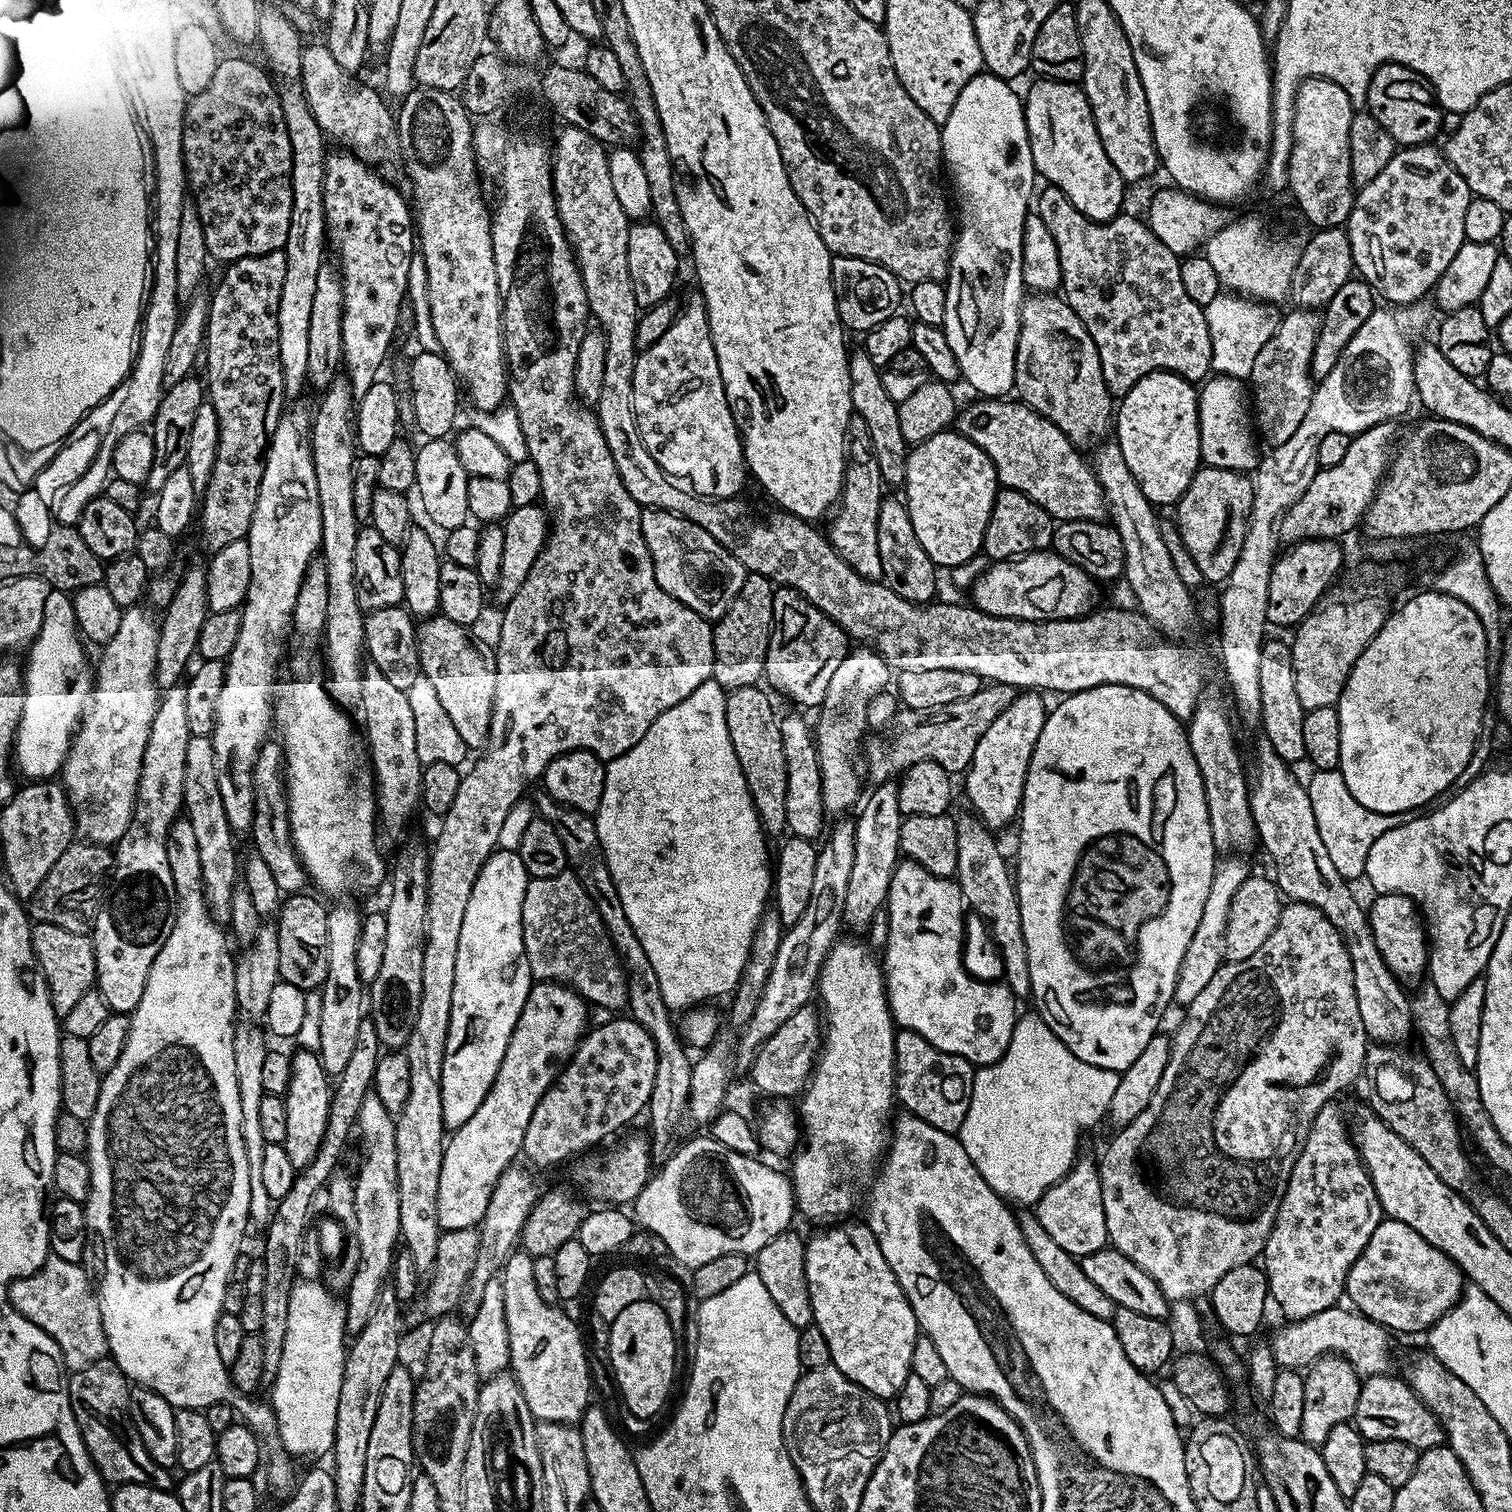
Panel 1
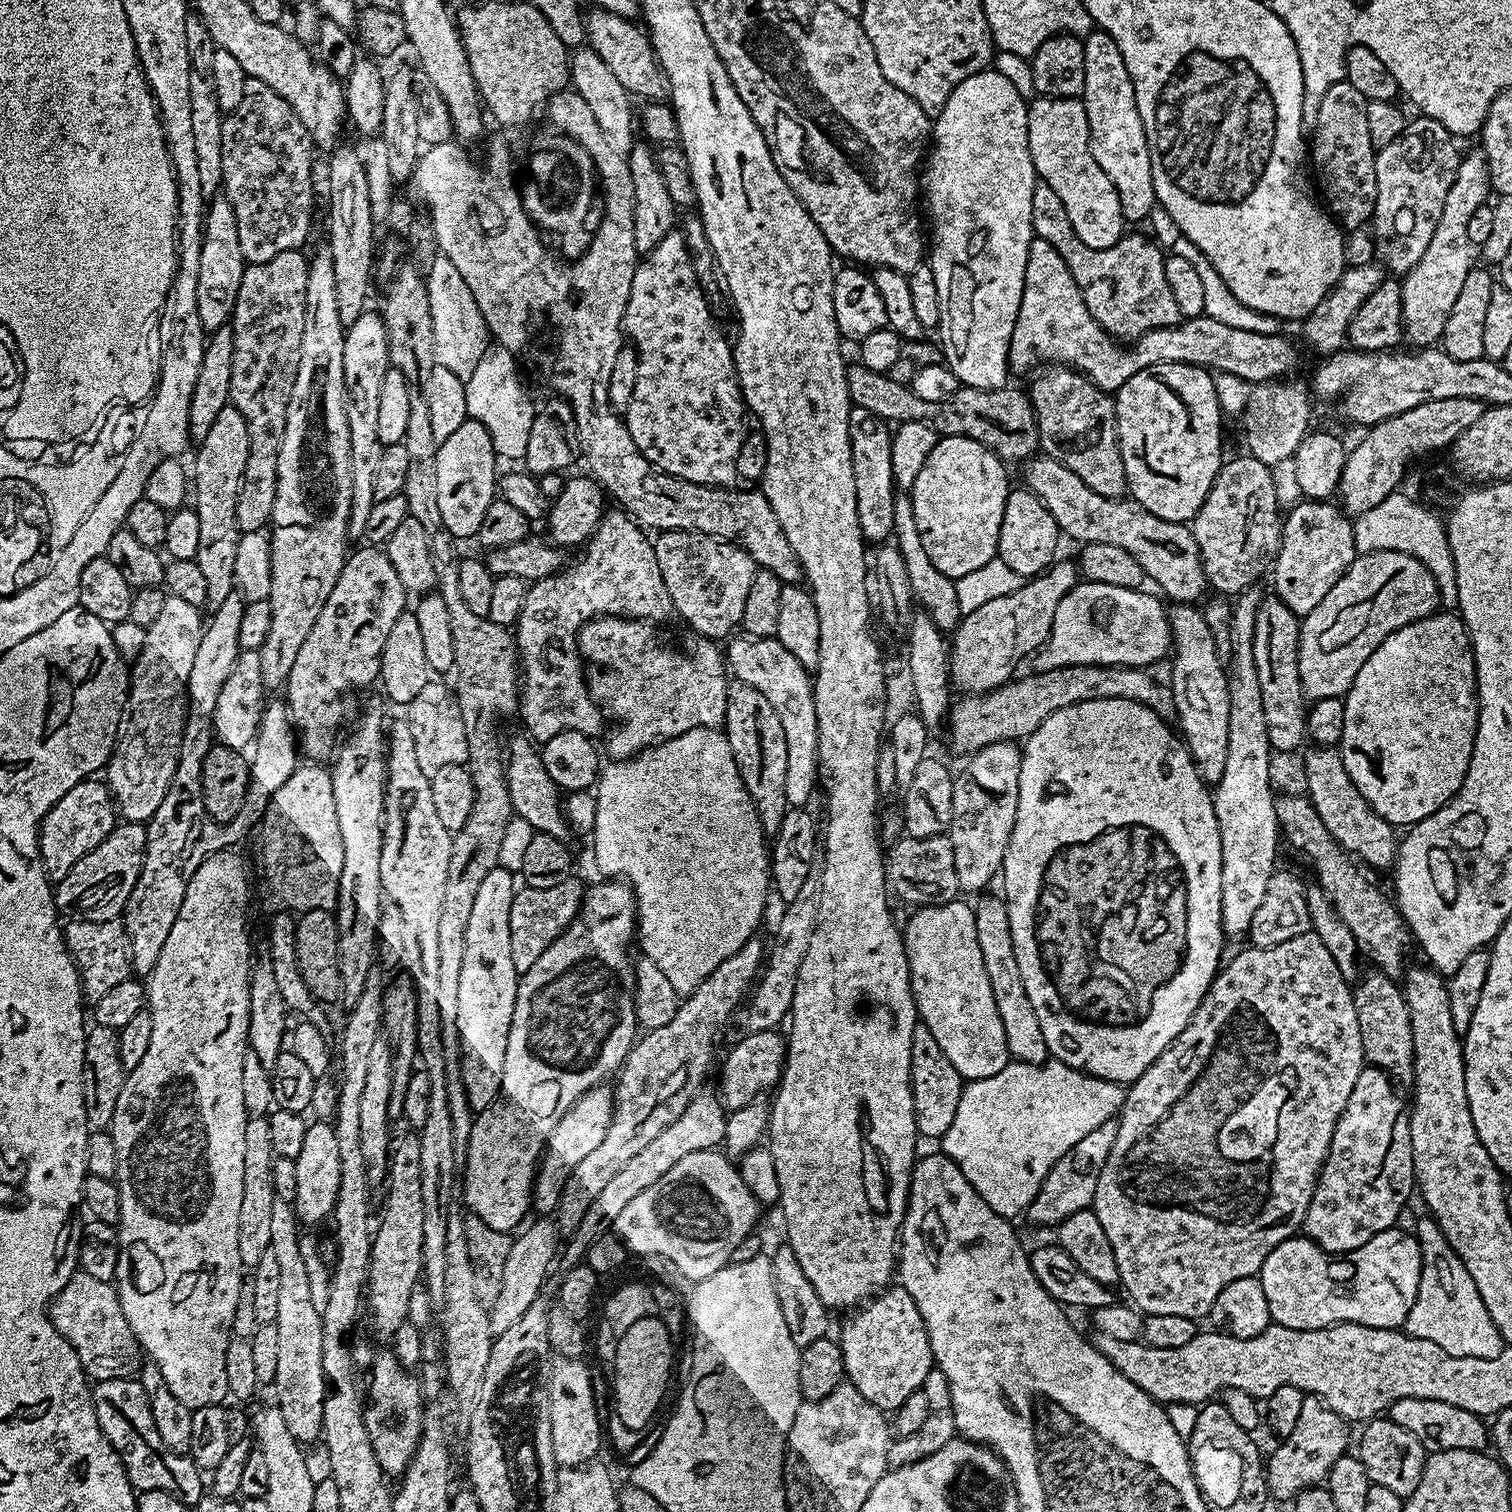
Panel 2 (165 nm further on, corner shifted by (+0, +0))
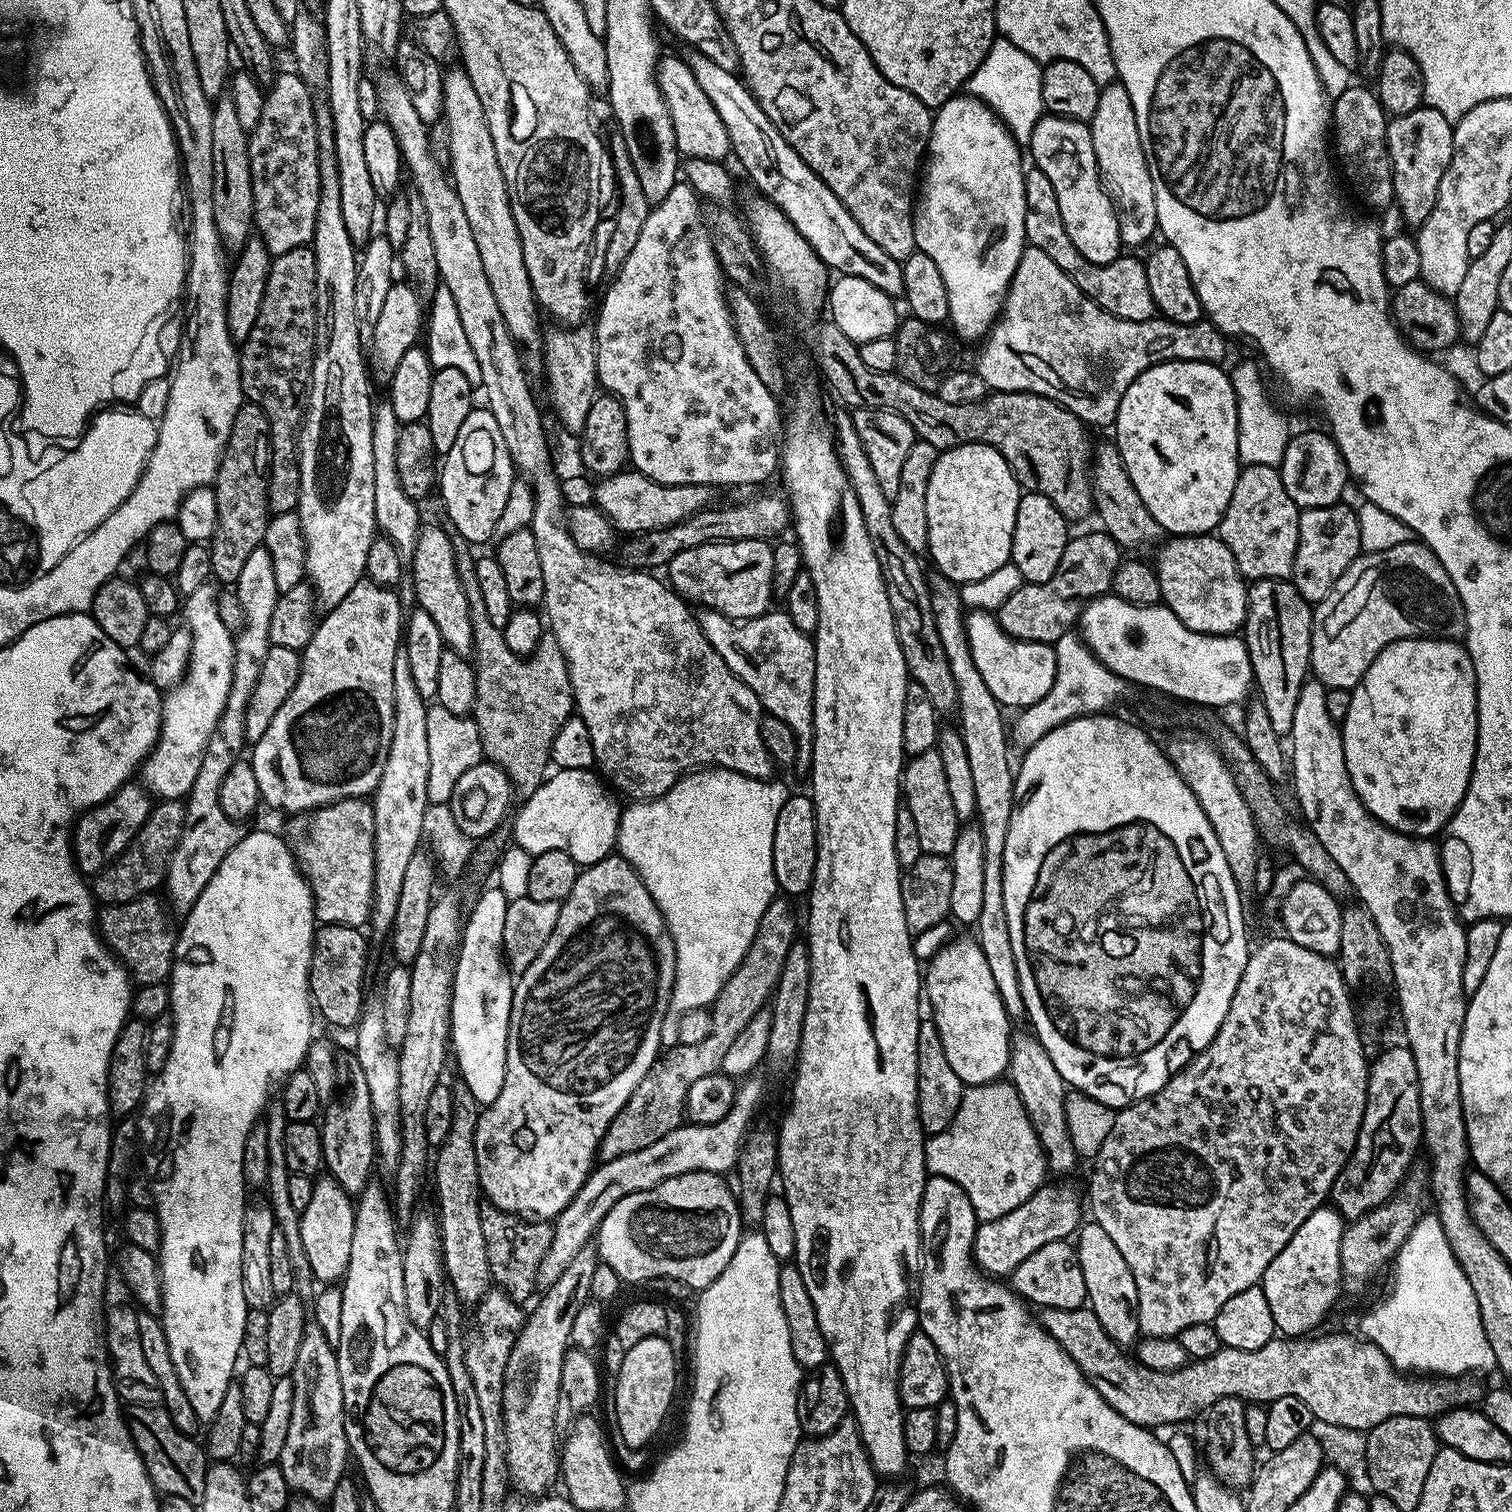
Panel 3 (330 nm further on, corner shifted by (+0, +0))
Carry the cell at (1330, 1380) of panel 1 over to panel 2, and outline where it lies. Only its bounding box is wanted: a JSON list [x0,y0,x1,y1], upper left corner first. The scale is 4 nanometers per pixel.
[1266,1395,1349,1502]

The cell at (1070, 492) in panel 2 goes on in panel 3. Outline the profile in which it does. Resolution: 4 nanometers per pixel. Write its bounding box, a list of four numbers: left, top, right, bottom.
[1154,534,1249,636]

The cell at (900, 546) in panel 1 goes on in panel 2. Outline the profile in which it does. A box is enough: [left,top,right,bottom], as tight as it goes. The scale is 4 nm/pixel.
[907,610,954,733]

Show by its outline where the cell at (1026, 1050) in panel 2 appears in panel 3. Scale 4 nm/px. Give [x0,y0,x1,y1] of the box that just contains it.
[1006,1031,1078,1172]

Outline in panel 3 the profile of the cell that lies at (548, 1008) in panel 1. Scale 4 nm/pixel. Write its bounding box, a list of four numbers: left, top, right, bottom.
[476,854,676,1222]

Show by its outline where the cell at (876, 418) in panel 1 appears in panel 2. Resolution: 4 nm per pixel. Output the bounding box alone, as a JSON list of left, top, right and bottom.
[892,491,962,634]

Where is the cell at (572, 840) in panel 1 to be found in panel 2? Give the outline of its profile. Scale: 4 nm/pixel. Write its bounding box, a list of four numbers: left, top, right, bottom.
[506,735,574,841]

